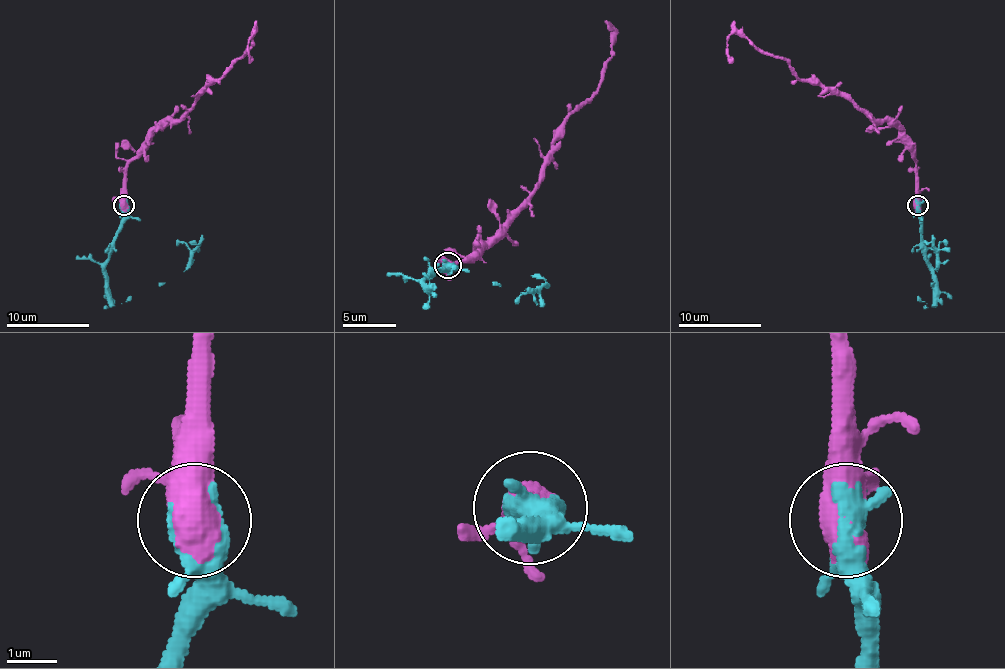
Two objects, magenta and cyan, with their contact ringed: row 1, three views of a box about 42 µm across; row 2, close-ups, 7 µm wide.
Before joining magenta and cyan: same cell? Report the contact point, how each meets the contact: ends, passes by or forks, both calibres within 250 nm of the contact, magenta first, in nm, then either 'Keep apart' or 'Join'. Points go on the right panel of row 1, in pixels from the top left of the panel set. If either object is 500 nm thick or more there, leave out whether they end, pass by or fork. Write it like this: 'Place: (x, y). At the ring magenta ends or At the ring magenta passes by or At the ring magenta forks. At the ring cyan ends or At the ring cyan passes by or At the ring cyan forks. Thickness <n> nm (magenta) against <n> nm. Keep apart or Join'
Place: (917, 205). Thickness 650 nm (magenta) against 460 nm. Join

